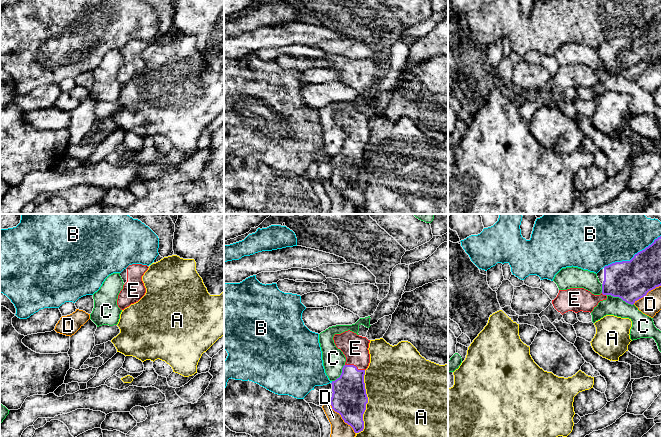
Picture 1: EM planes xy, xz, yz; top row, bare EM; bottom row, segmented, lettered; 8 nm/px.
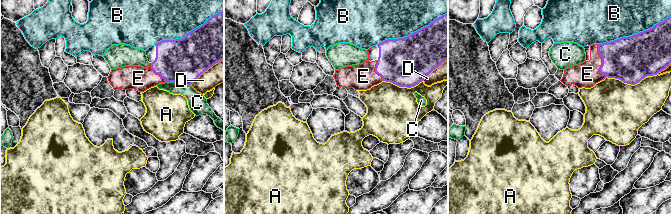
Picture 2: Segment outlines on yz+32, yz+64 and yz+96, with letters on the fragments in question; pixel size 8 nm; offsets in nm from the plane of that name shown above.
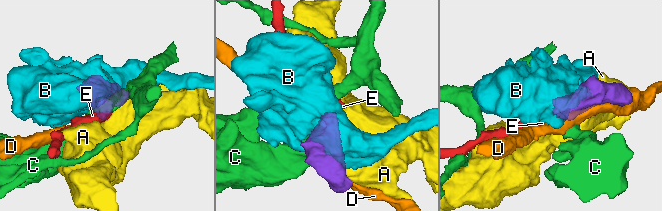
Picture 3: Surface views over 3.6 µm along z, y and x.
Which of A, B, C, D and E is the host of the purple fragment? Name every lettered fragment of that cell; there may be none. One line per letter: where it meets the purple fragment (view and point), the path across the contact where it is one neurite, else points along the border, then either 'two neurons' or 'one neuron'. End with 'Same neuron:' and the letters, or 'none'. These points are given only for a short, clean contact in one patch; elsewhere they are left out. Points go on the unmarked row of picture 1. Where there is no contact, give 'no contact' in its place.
A: contact xz (367, 178); two neurons
B: contact yz (632, 34); two neurons
C: contact yz (620, 73); border yz (606, 70), (618, 72), (626, 78), (633, 80); two neurons
D: contact xz (341, 192); two neurons
E: contact xz (355, 142); way xz (349, 172), (349, 164), (355, 142), (355, 124); one neuron
Same neuron: E

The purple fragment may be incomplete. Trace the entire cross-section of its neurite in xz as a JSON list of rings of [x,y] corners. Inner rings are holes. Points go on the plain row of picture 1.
[[[350,106],[335,110],[333,116],[345,131],[346,138],[340,153],[331,159],[330,179],[344,198],[359,209],[364,205],[363,190],[368,179],[364,151],[370,139],[370,116]]]

